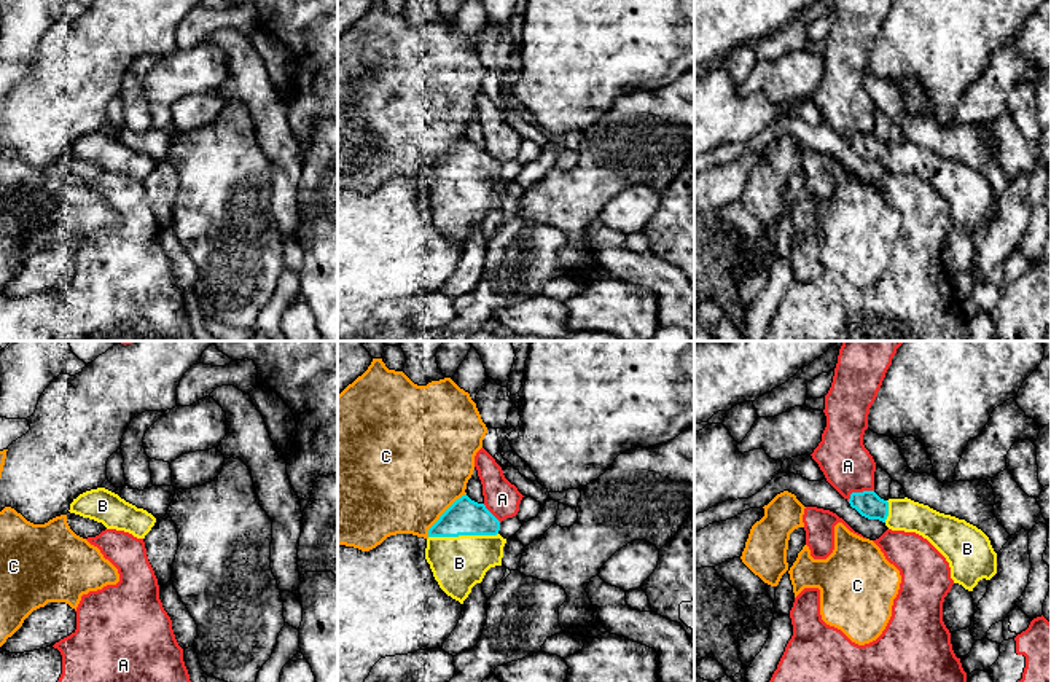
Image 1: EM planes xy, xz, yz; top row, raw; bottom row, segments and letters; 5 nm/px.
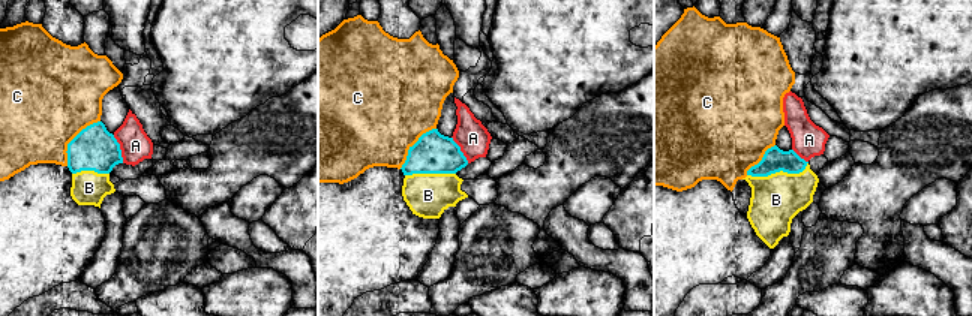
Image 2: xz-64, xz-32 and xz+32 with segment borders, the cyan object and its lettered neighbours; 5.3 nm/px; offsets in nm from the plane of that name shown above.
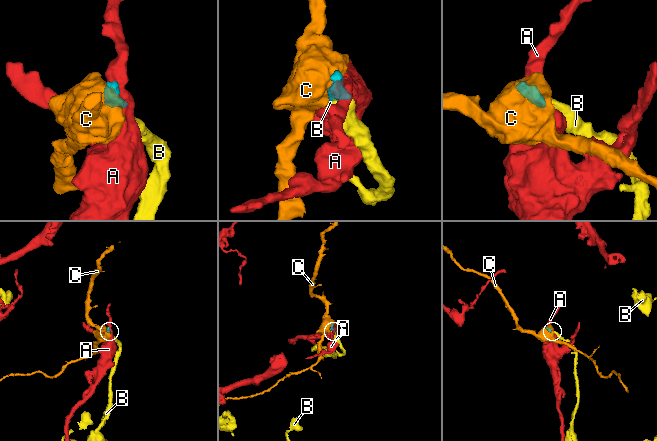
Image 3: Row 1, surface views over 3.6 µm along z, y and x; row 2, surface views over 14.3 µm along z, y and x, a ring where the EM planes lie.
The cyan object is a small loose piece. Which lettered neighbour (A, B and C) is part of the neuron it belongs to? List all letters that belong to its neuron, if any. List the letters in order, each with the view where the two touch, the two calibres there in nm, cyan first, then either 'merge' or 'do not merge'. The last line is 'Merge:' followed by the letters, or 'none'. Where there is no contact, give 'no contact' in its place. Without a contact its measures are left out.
A: meets cyan in yz; 140 nm thick on the cyan side, 260 nm on the other; do not merge
B: meets cyan in xz; 190 nm thick on the cyan side, 280 nm on the other; merge
C: meets cyan in xz; 190 nm thick on the cyan side, 500 nm on the other; do not merge
Merge: B

